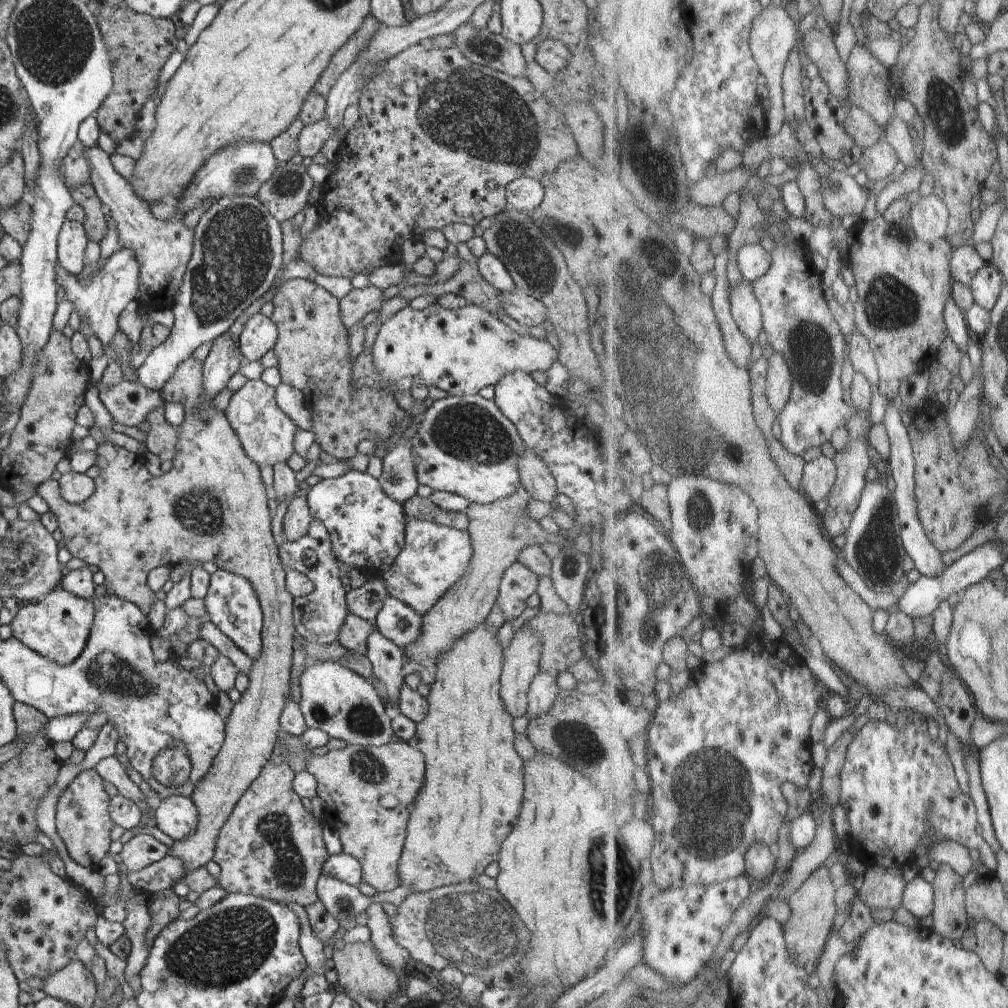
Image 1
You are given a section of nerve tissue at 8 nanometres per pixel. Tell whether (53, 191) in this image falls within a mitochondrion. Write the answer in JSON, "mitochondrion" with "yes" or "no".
{"mitochondrion":"no"}

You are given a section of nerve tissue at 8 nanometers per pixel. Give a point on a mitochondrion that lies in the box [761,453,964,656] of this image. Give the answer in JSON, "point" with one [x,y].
{"point":[876,550]}

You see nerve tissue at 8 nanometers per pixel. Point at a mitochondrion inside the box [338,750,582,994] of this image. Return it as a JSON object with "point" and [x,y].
{"point":[474,929]}

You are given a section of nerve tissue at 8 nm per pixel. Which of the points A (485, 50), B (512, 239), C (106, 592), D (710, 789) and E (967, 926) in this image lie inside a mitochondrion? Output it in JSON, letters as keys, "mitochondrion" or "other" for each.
{"A":"mitochondrion","B":"mitochondrion","C":"other","D":"mitochondrion","E":"other"}

